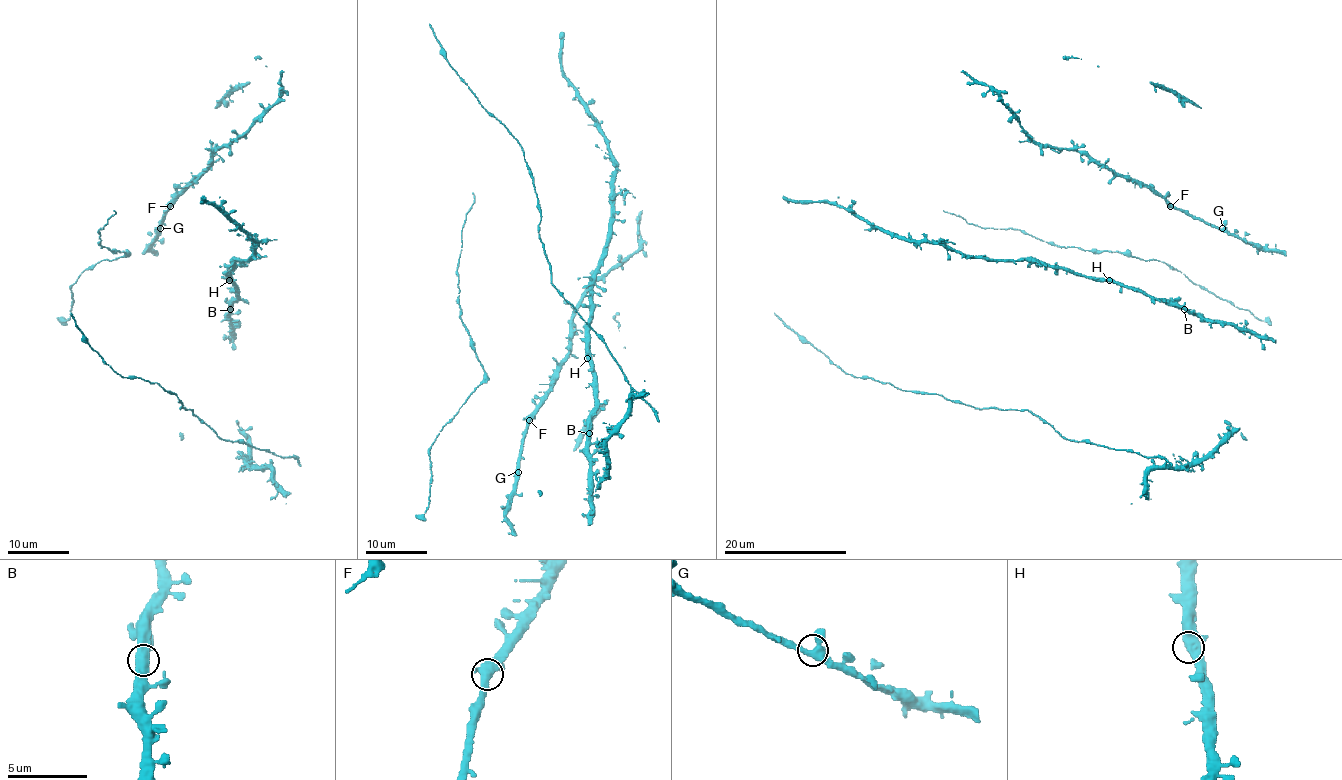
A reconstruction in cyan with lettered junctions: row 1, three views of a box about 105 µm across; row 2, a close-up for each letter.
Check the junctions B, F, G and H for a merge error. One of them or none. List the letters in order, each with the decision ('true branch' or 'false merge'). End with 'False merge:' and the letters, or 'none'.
B: true branch
F: true branch
G: true branch
H: true branch
False merge: none

